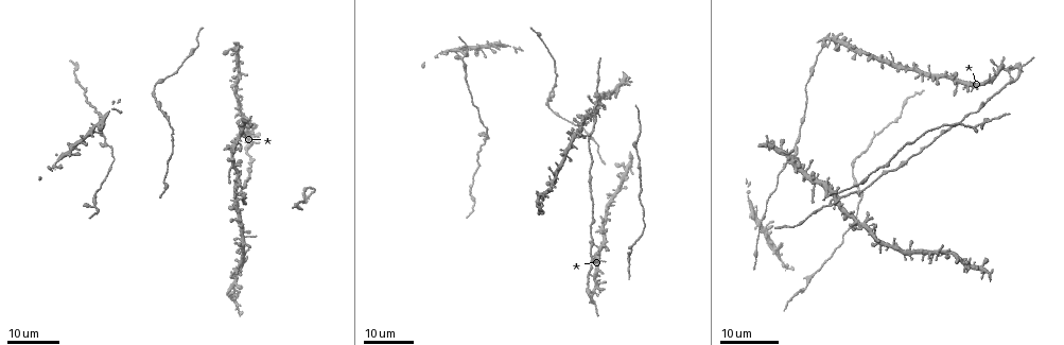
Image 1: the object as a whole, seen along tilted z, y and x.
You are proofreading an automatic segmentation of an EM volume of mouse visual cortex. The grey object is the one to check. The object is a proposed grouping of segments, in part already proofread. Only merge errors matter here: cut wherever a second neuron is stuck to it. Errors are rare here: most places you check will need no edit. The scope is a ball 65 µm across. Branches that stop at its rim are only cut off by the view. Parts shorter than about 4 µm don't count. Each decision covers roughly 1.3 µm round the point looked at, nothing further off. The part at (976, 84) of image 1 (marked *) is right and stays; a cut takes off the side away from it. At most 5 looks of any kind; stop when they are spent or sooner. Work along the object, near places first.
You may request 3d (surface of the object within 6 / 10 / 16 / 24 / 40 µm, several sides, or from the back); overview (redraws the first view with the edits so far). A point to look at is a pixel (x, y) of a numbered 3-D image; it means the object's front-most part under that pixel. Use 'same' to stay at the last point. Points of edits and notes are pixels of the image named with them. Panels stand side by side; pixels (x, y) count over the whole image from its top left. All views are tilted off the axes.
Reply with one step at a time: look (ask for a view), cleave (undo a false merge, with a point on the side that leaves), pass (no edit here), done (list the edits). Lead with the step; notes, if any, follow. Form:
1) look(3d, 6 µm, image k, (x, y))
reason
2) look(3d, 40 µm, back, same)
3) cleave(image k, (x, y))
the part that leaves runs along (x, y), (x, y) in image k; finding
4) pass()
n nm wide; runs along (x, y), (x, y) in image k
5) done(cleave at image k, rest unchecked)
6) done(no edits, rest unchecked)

look(3d, 24 µm, image 1, (592, 292))
four arms meet

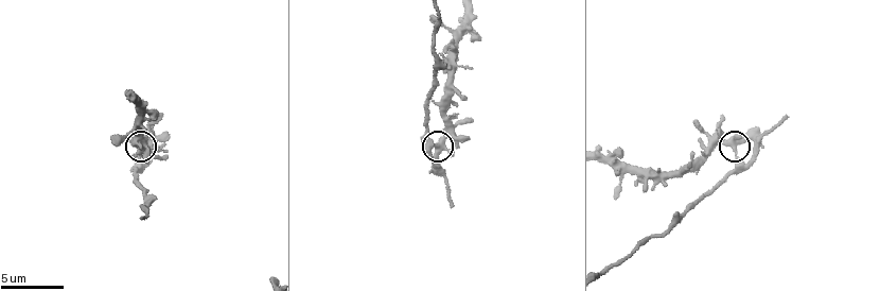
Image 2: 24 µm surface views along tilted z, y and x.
look(3d, 6 µm, image 2, (738, 141))
closer look

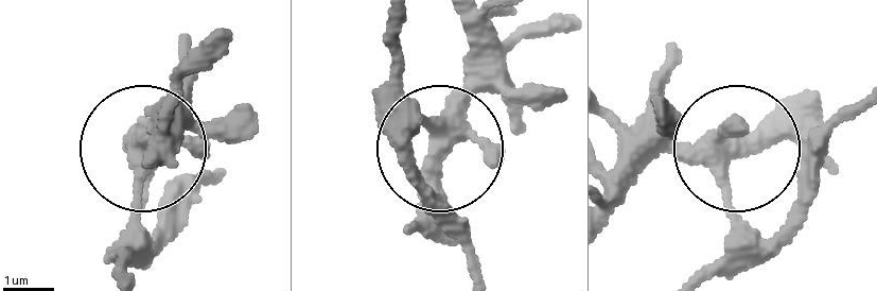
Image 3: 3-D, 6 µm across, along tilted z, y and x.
pass()
370 nm wide; runs along (616, 188), (659, 160), (741, 155), (862, 114) in image 3; one neuron here

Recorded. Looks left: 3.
look(3d, 16 µm, image 1, (593, 113))
two arms in line, one across

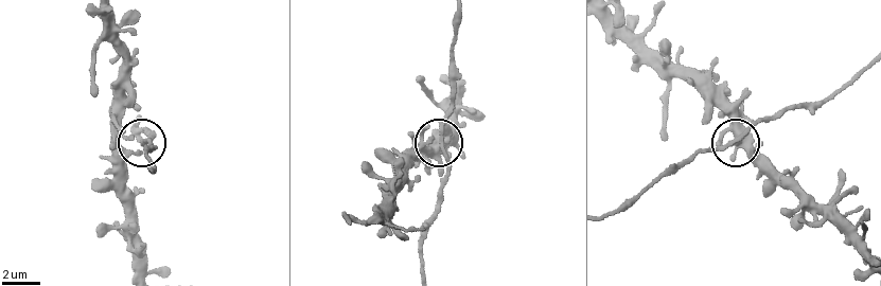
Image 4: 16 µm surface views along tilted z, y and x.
look(3d, 6 µm, image 4, (729, 144))

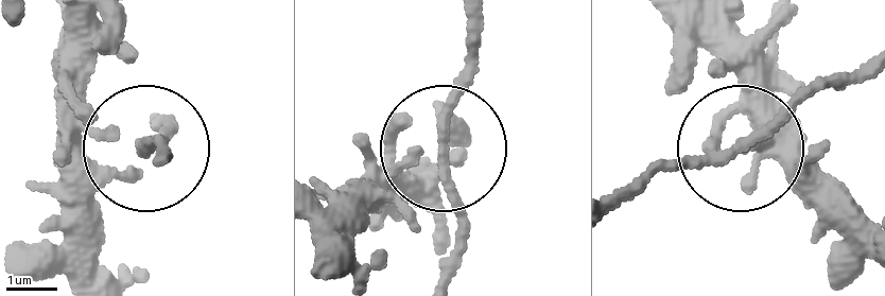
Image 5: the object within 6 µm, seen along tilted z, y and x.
pass()
one neuron here

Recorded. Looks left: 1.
done(no edits, rest unchecked)

